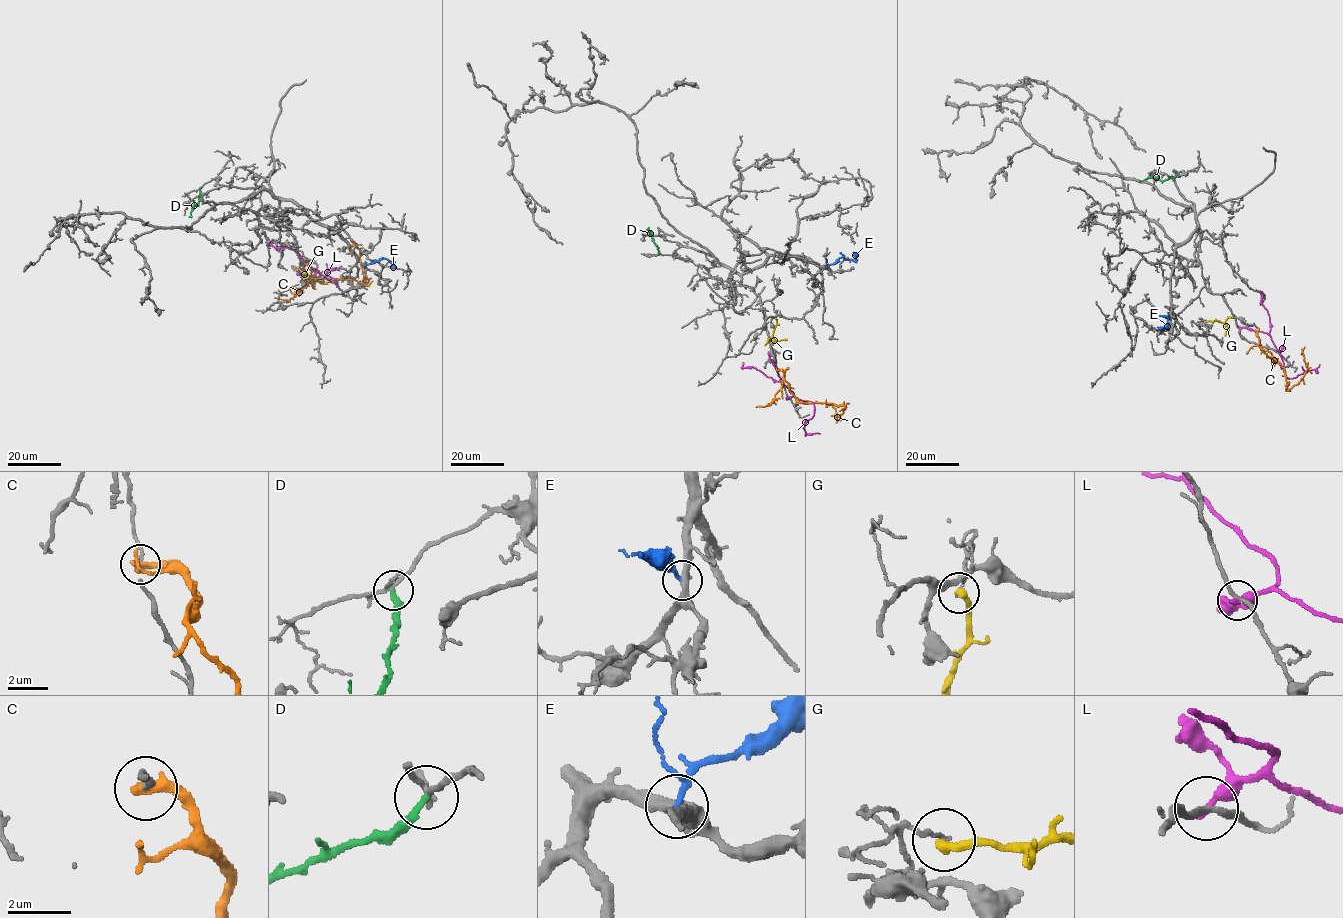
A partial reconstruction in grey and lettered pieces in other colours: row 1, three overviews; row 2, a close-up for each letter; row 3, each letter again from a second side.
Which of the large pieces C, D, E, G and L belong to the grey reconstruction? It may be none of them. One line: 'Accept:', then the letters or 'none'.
Accept: none

